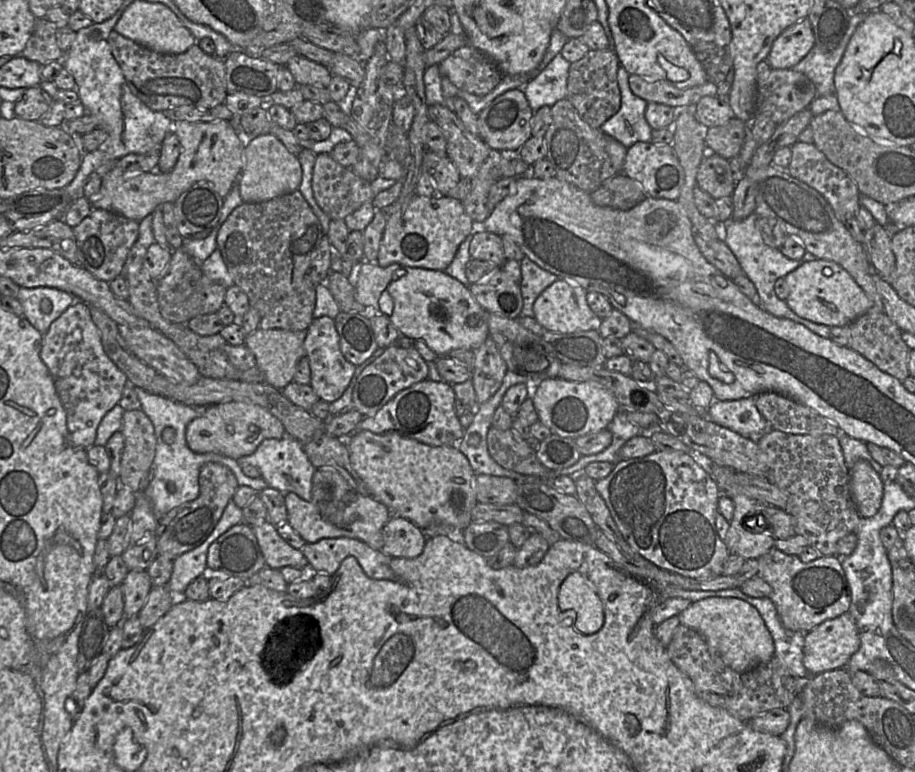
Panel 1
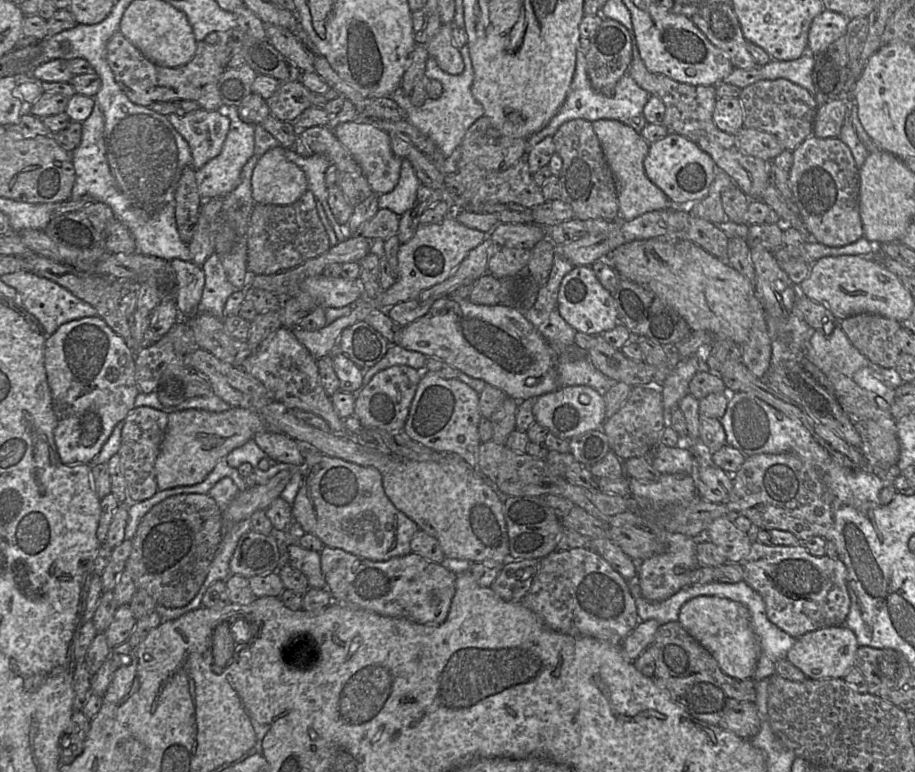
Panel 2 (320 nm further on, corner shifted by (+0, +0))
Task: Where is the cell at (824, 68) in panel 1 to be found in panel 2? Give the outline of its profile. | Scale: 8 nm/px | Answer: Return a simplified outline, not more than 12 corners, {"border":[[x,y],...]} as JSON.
{"border":[[815,55],[771,60],[758,67],[762,80],[786,79],[815,97]]}

